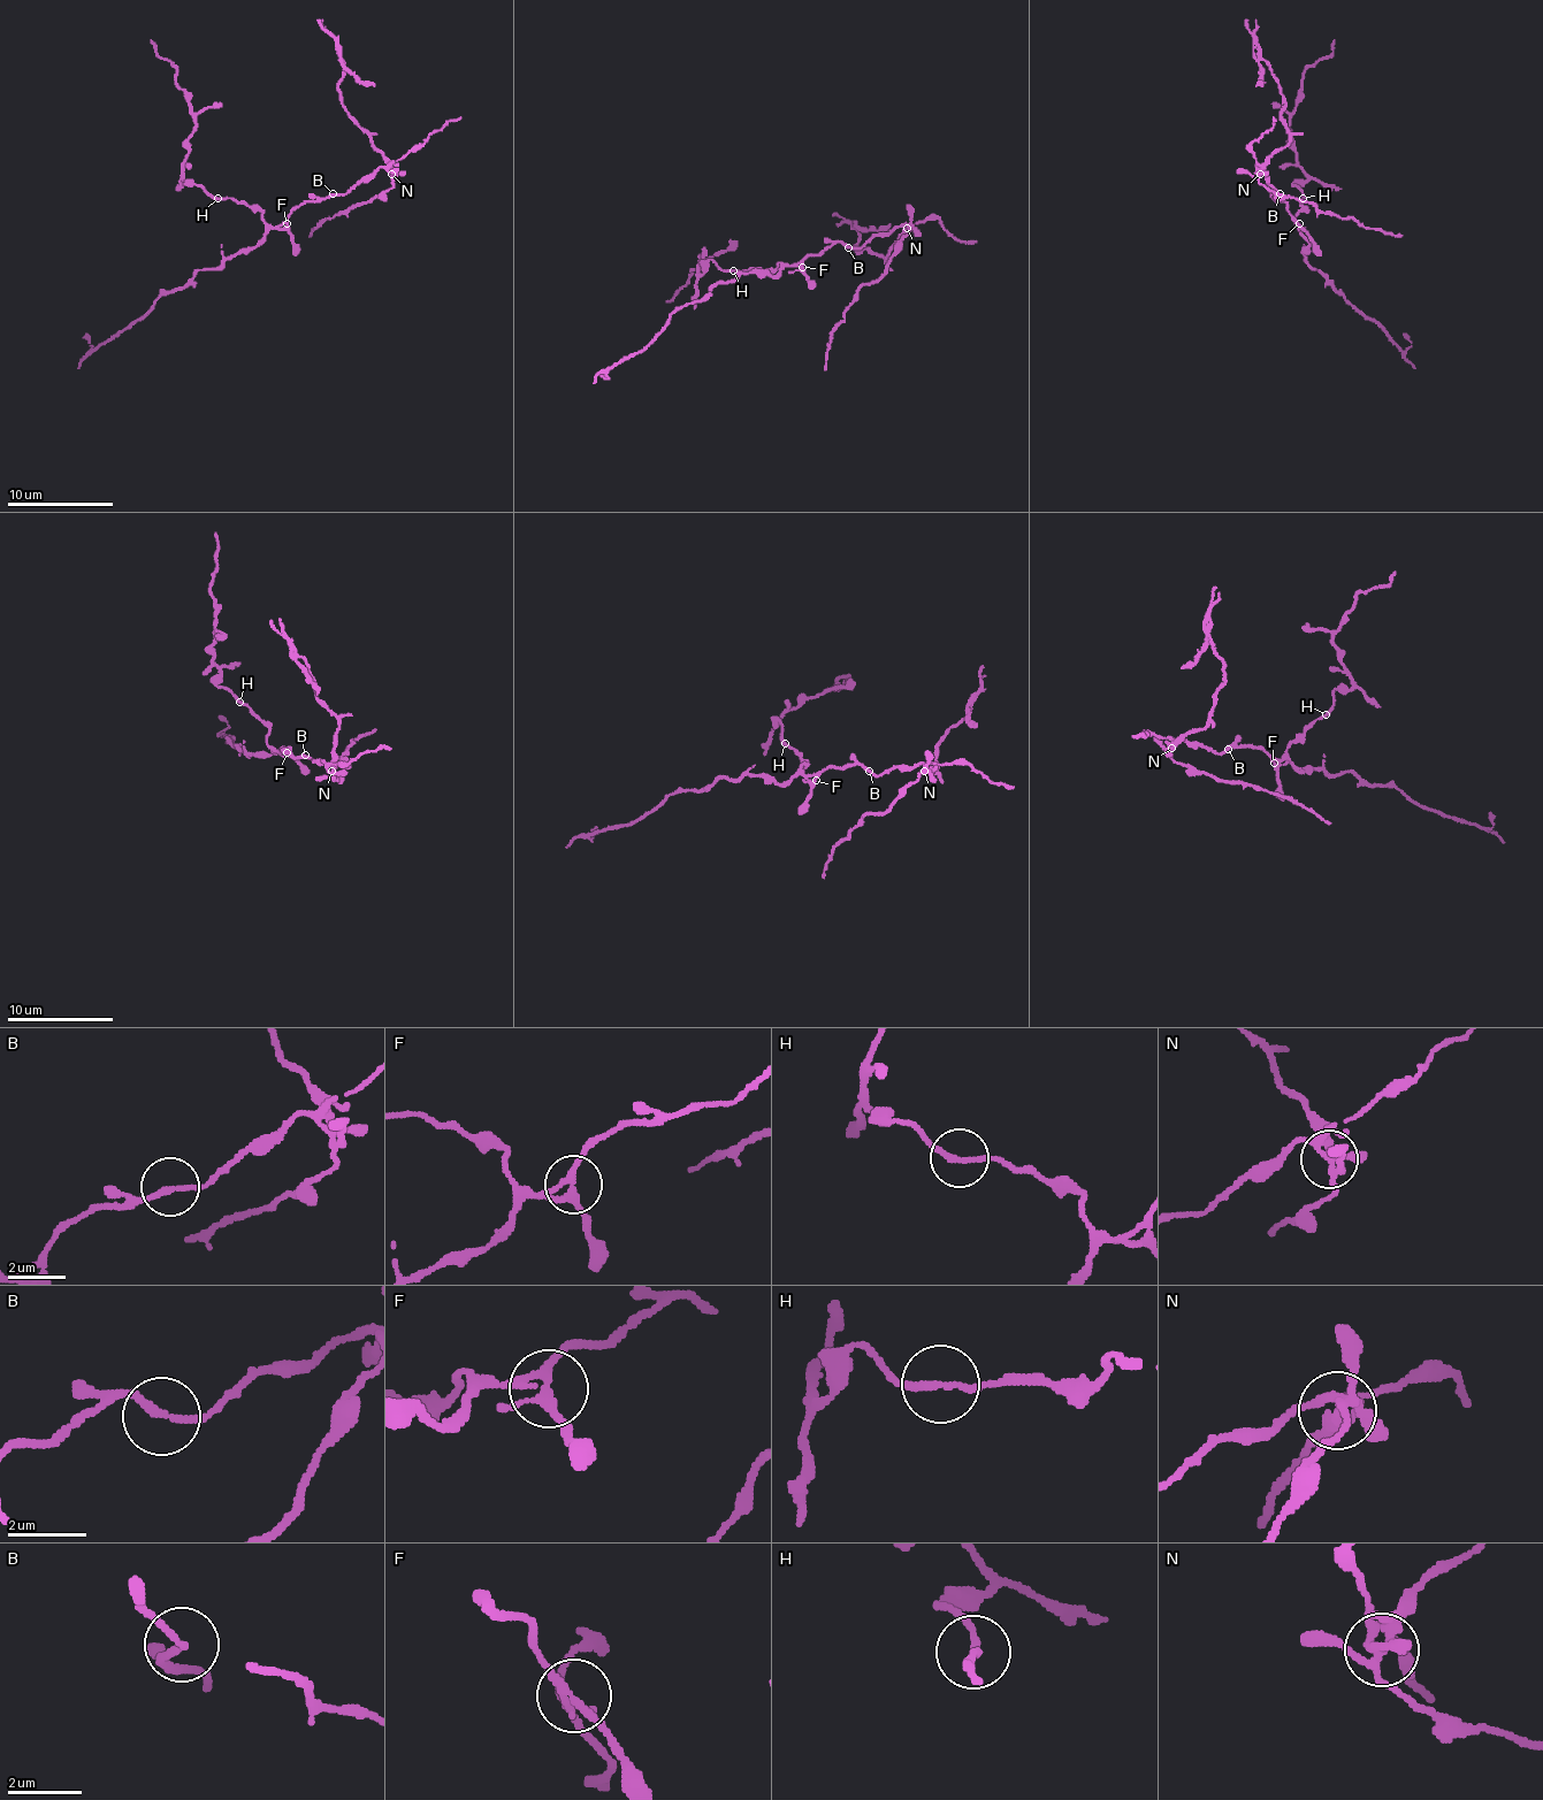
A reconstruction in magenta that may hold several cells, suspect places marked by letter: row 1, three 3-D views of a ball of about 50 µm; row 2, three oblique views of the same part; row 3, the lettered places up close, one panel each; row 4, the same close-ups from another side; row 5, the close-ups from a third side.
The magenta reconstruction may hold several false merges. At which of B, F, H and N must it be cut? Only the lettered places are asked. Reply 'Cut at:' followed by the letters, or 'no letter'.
Cut at: H, N

